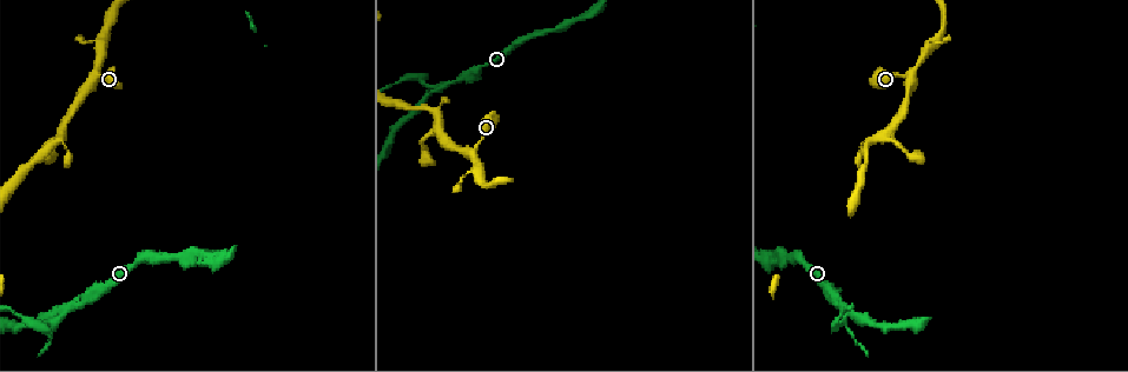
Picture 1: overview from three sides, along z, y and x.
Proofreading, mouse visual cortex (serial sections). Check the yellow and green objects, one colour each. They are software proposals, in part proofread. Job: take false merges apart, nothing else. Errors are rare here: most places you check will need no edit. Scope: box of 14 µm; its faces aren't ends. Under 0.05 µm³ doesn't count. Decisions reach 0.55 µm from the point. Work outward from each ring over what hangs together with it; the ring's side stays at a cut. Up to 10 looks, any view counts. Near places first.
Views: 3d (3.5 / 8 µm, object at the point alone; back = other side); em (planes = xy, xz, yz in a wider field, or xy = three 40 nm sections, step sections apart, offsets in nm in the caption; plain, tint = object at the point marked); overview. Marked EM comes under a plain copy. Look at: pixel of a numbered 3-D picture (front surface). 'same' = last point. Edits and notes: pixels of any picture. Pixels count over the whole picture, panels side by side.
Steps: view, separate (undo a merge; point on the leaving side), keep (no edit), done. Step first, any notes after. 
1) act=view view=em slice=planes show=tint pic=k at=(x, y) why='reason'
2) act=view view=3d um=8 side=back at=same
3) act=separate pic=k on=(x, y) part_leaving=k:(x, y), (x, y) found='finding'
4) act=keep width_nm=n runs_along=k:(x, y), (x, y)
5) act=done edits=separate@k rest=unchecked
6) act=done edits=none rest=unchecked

act=view view=3d um=3.5 pic=1 at=(910, 75) why='three-way junction'

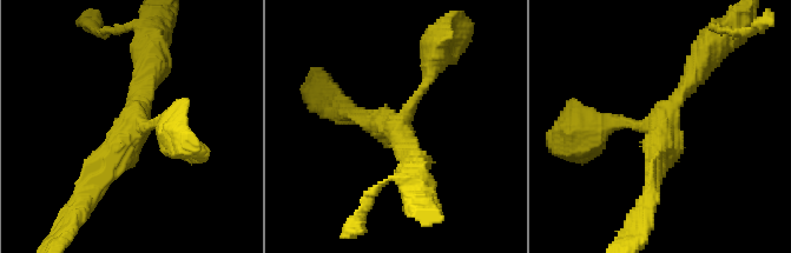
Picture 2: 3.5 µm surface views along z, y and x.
act=view view=em slice=planes show=tint pic=2 at=(398, 121) arms=3 arm_widths_nm=200,250,250

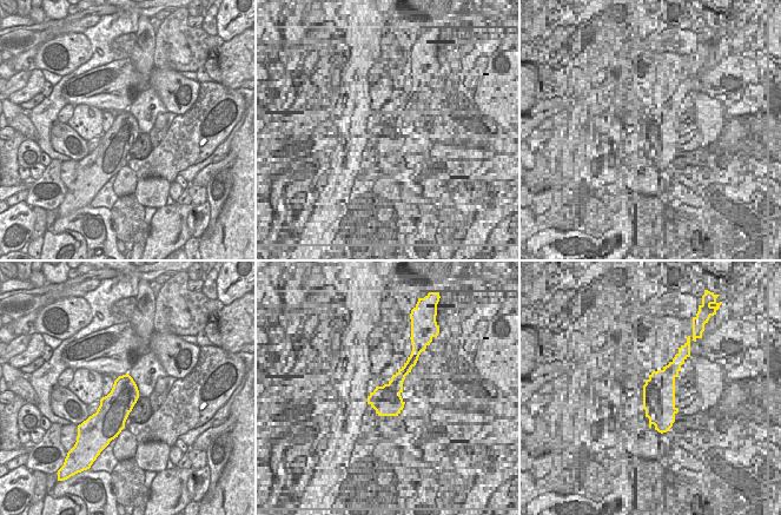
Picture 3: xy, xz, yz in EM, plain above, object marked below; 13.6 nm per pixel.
act=keep runs_along=2:(169, 132), (139, 125), (89, 193) found='continuous, no second cell'

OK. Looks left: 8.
act=view view=3d um=3.5 pic=1 at=(886, 134)

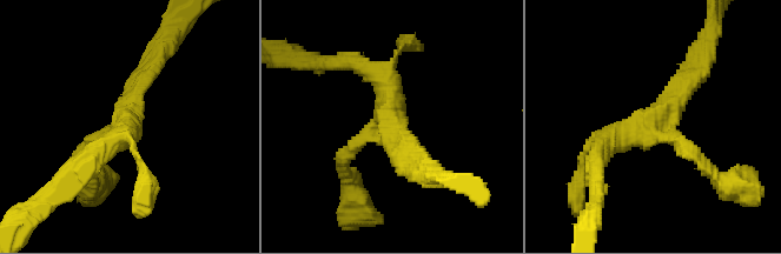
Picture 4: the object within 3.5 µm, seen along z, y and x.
act=view view=em slice=xy step=3 show=tint pic=4 at=(390, 112) arms=3 arm_widths_nm=200,250,300 why='now the EM'

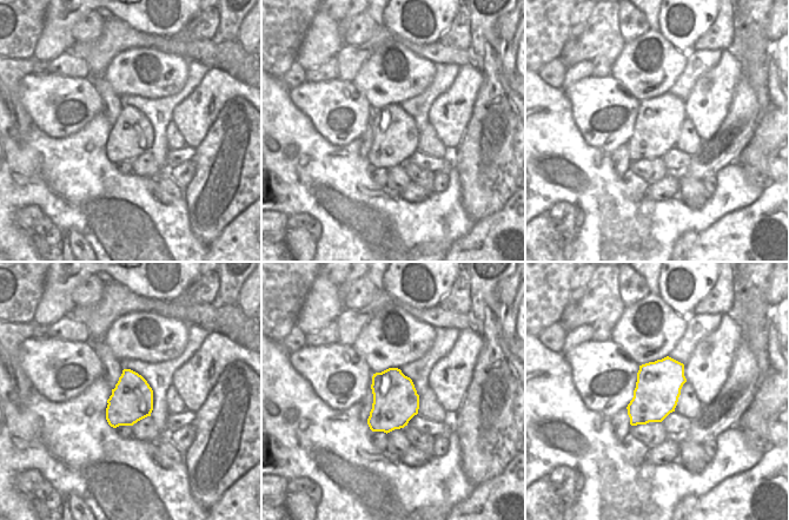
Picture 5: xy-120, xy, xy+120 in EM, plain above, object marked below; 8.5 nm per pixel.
act=keep runs_along=4:(693, 69), (596, 160) found='all the same cell'

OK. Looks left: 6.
act=view view=3d um=3.5 pic=1 at=(443, 87) why='three arms meet'

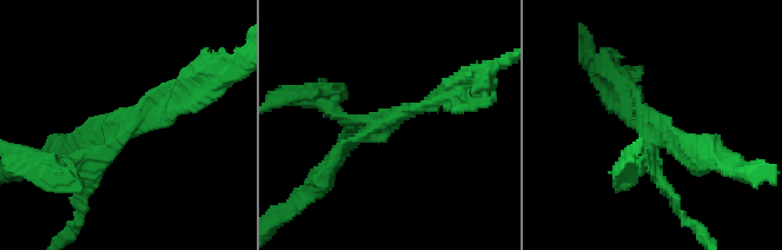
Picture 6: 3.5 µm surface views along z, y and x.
act=view view=em slice=xy step=3 show=tint pic=6 at=(389, 123) why='now the EM'

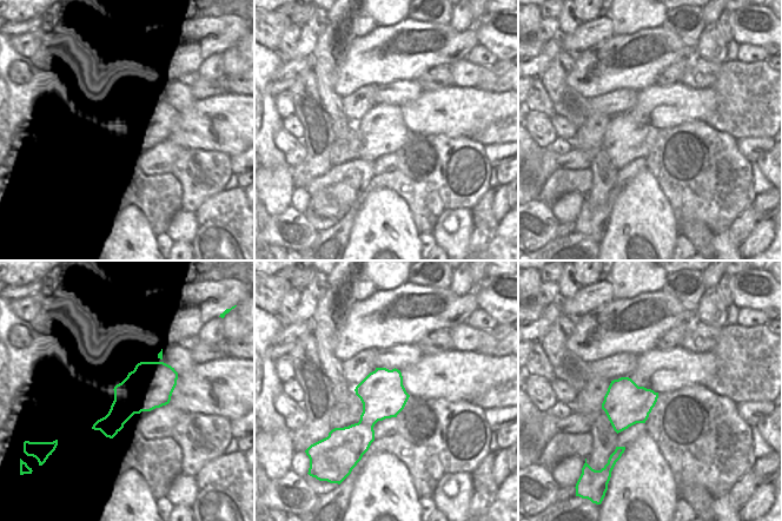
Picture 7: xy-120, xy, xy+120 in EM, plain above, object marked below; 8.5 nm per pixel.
act=separate pic=6 on=(335, 107) part_leaving=6:(368, 123), (289, 96) found='a second cell is stuck on'

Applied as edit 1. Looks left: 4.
act=view view=overview why='redraw'

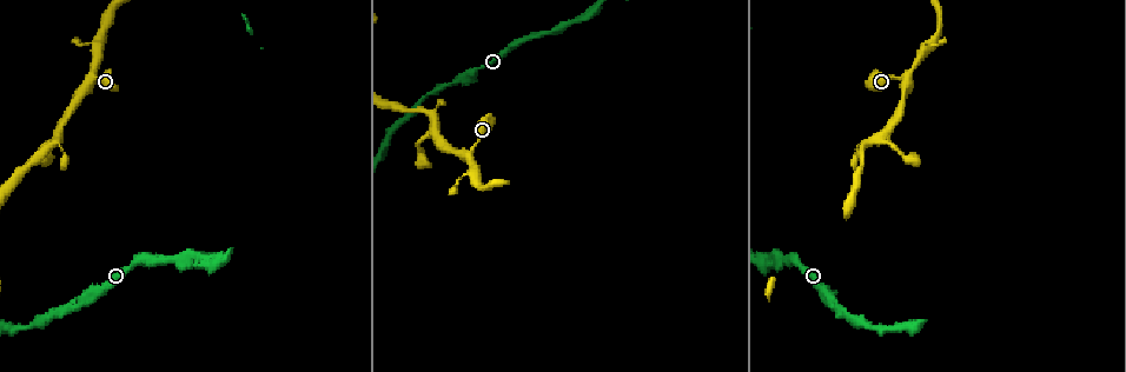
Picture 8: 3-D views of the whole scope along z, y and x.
act=view view=3d um=3.5 pic=8 at=(533, 36) why='a narrow waist'

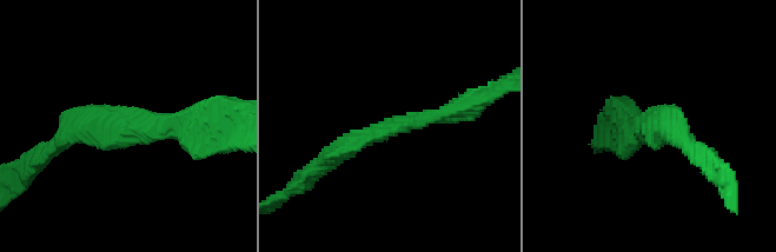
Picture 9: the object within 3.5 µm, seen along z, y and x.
act=view view=em slice=planes show=tint pic=9 at=(396, 129) arm_widths_nm=250,250 why='now the EM'

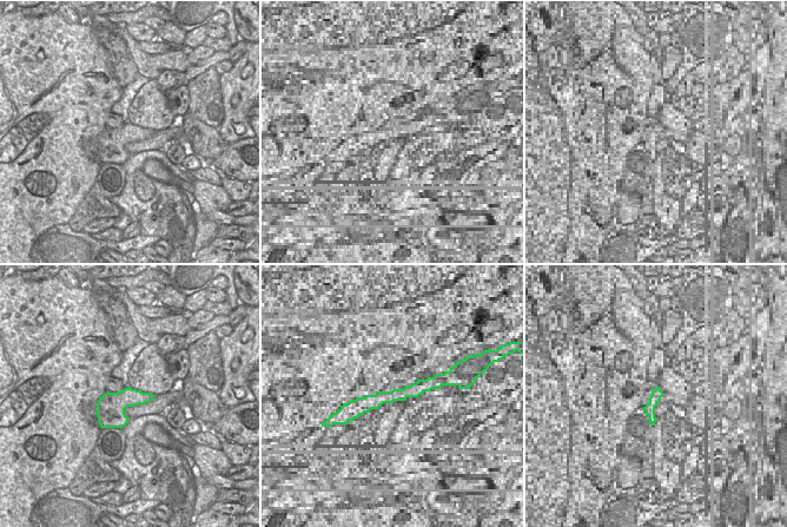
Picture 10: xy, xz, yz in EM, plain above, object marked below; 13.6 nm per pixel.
act=keep runs_along=9:(329, 159), (371, 134), (465, 107) found='all the same cell'

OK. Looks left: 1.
act=done edits=separate@6 rest=unchecked

